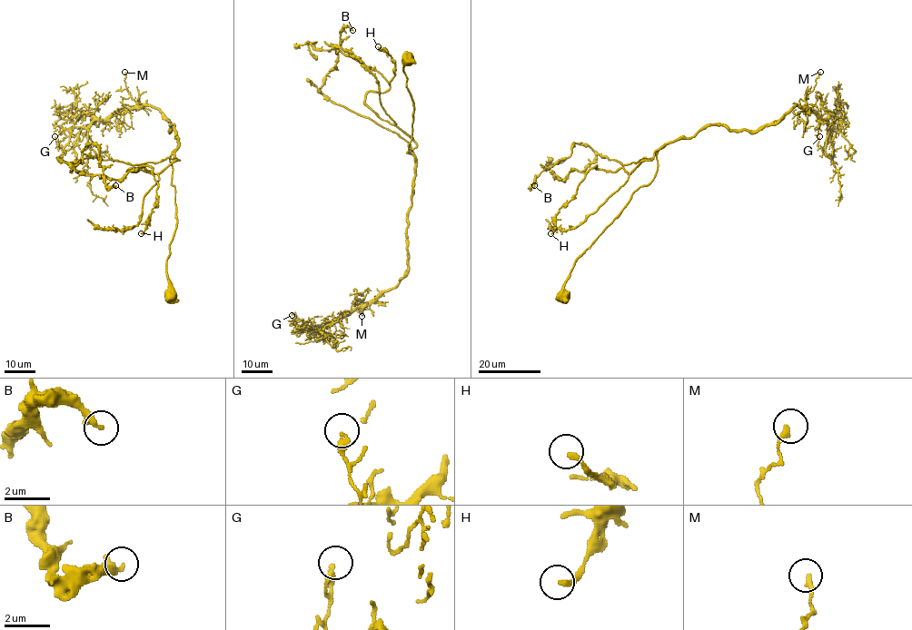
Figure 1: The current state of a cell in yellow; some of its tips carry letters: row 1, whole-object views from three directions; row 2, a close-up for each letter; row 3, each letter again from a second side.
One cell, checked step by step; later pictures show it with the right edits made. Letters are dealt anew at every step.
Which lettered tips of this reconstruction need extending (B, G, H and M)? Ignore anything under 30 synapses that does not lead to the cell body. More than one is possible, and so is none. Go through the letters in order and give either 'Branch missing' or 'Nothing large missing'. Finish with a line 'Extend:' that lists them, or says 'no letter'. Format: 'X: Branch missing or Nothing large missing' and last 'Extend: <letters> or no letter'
B: Nothing large missing
G: Nothing large missing
H: Nothing large missing
M: Nothing large missing
Extend: no letter

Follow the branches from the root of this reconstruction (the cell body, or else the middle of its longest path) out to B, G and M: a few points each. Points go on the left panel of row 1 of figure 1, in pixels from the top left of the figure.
B: (170, 297), (173, 152), (130, 164), (89, 157), (88, 144), (97, 146), (104, 182), (115, 185)
G: (170, 297), (174, 125), (170, 131), (157, 109), (140, 105), (74, 127), (63, 147), (54, 136)
M: (170, 297), (166, 260), (177, 217), (169, 156), (177, 147), (176, 132), (157, 109), (137, 105), (124, 72)

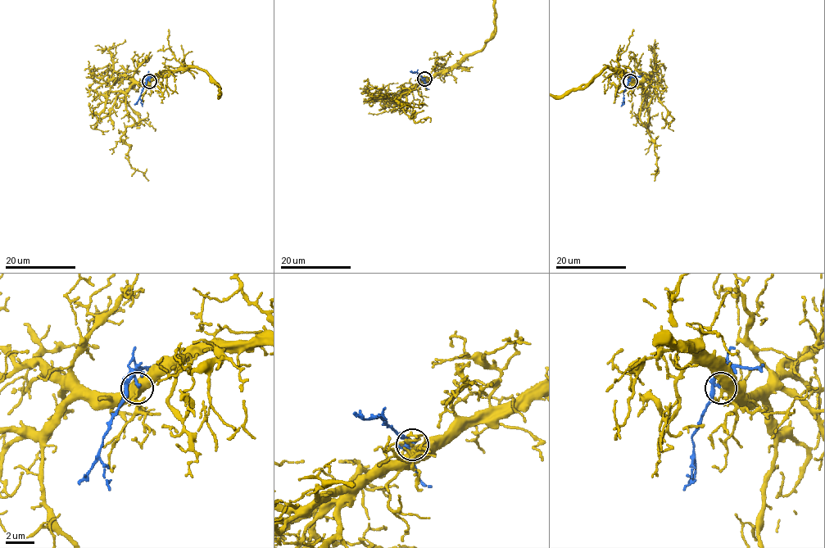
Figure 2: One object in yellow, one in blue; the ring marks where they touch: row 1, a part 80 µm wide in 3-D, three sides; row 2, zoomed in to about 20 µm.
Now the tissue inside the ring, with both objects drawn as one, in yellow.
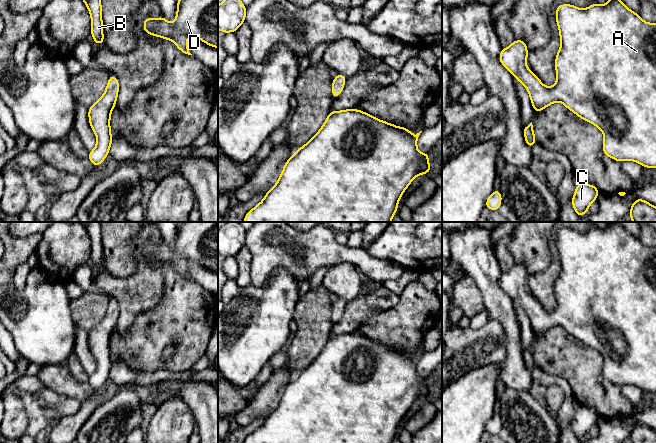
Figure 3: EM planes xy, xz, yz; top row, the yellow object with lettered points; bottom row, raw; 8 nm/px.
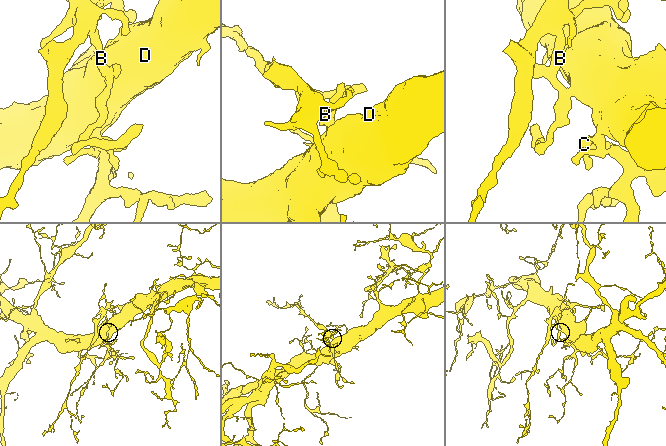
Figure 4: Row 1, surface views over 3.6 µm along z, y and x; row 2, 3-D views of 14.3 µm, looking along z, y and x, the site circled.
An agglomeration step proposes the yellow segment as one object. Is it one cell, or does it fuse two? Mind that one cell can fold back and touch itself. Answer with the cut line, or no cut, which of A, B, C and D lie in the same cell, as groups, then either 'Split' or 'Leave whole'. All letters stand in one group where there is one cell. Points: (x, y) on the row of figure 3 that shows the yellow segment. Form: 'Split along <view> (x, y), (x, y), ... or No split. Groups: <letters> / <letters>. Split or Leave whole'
No split. Groups: A B C D. Leave whole

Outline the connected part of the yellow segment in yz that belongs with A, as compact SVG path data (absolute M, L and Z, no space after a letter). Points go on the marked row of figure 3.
M609 0L605 5L593 3L586 9L564 3L557 7L555 17L559 28L561 46L555 58L557 80L554 86L543 85L541 80L526 66L529 52L524 40L514 40L508 48L502 48L499 55L500 63L525 86L535 113L540 112L554 102L561 102L568 110L602 131L604 135L602 150L606 156L618 162L629 160L639 163L642 167L656 168L656 23L643 21L638 13L634 13L620 0Z

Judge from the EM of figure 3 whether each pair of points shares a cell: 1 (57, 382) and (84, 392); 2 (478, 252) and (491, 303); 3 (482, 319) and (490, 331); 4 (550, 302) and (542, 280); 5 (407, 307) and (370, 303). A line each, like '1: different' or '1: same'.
1: same
2: same
3: different
4: same
5: different

